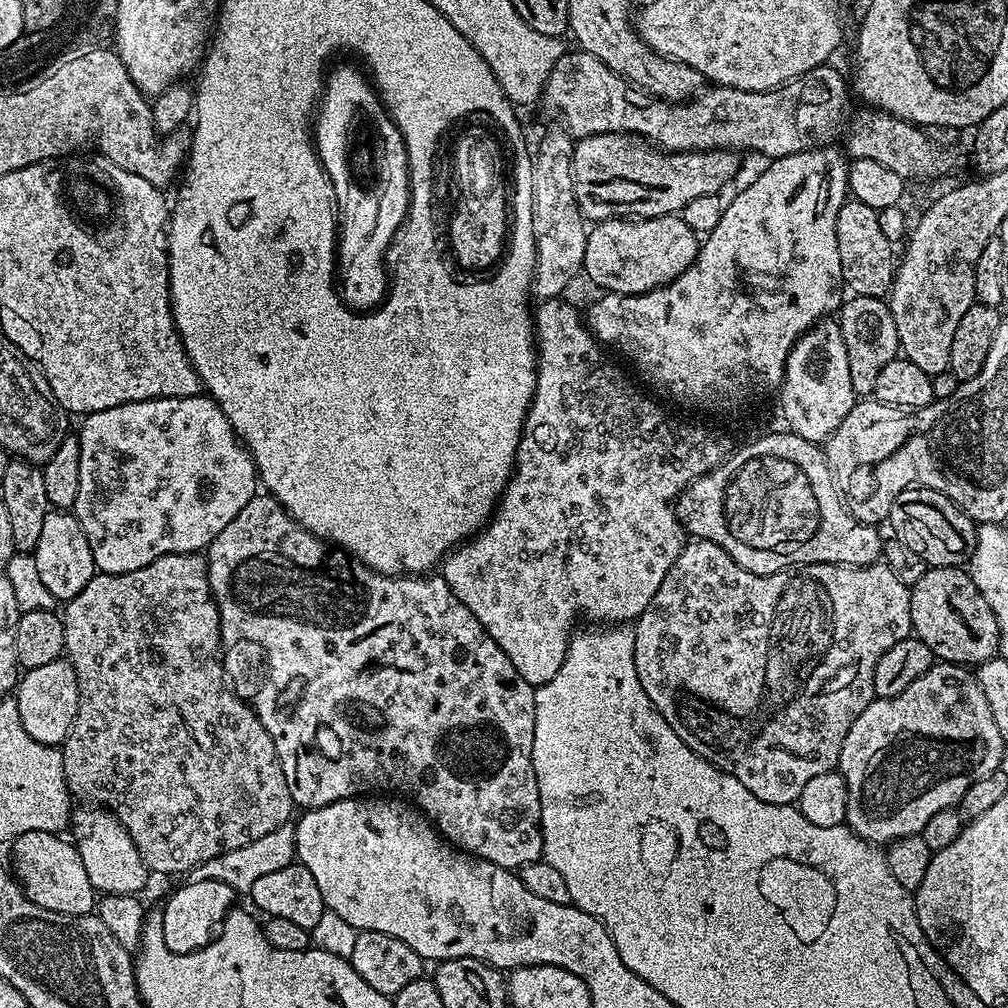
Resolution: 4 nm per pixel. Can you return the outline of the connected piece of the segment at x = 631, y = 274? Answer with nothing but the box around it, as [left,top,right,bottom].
[583,216,701,296]

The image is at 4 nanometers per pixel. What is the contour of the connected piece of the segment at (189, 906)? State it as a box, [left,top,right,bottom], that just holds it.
[160,879,238,953]

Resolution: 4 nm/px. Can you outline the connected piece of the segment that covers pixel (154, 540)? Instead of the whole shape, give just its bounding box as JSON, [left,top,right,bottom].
[71,394,258,574]

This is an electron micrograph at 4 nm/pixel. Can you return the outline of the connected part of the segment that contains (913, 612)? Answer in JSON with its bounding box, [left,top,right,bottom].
[910,567,1000,666]

